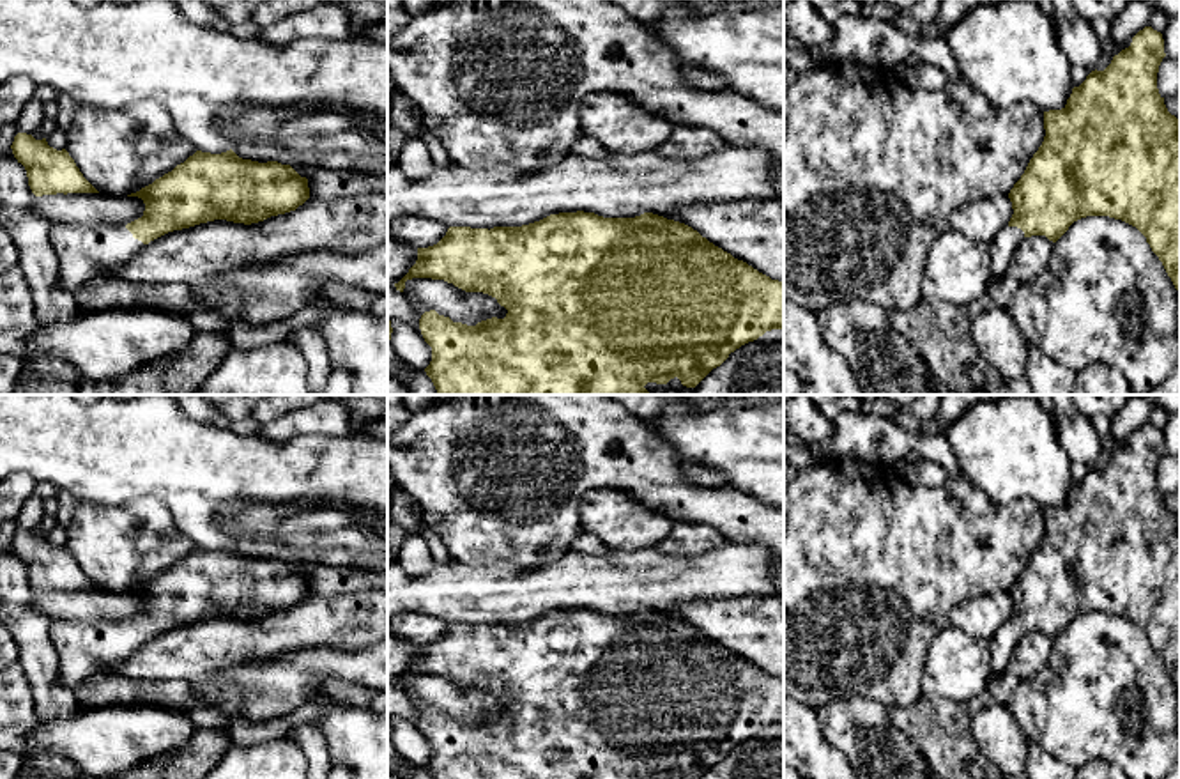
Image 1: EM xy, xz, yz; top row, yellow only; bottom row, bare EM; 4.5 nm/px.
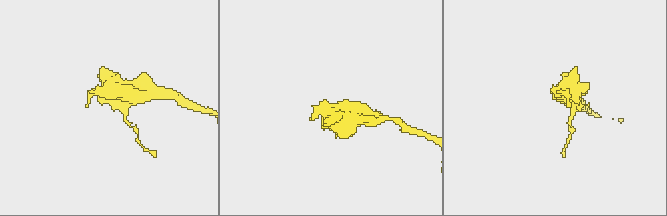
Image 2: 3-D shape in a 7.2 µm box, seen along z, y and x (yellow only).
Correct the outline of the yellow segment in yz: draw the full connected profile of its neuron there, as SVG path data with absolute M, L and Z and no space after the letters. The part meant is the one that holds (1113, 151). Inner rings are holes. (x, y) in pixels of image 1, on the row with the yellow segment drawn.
M1145 27L1104 71L1092 71L1079 87L1074 87L1061 110L1044 112L1044 142L1008 193L1014 214L987 244L994 278L1007 273L1010 258L1026 237L1046 235L1056 243L1074 221L1109 216L1136 227L1146 237L1180 292L1180 119L1168 112L1157 89L1157 73L1164 57L1162 34Z

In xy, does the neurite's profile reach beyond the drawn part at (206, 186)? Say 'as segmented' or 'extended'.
extended

